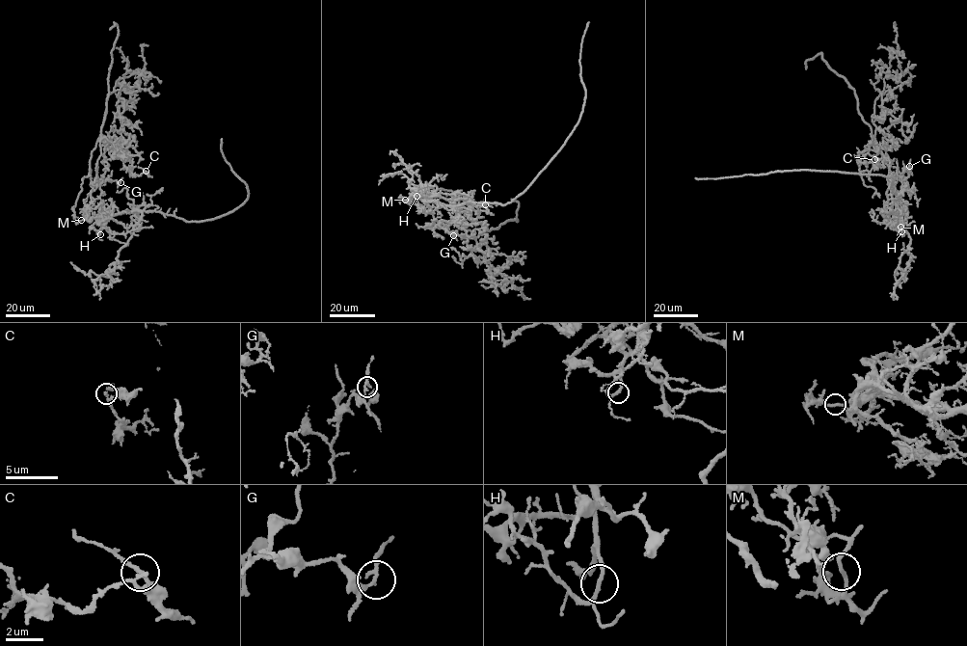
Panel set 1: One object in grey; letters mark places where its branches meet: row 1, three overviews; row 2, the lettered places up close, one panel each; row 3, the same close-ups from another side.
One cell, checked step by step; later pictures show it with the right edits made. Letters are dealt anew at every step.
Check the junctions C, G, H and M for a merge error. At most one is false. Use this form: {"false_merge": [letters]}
{"false_merge": ["M"]}

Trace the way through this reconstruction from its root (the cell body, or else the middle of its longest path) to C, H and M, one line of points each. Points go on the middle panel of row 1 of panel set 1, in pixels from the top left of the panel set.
C: (437, 201), (398, 200), (417, 201), (437, 221), (458, 221), (460, 195), (471, 198), (470, 206), (485, 204)
H: (437, 201), (426, 201), (416, 196)
M: (437, 201), (423, 201), (415, 197), (405, 200)

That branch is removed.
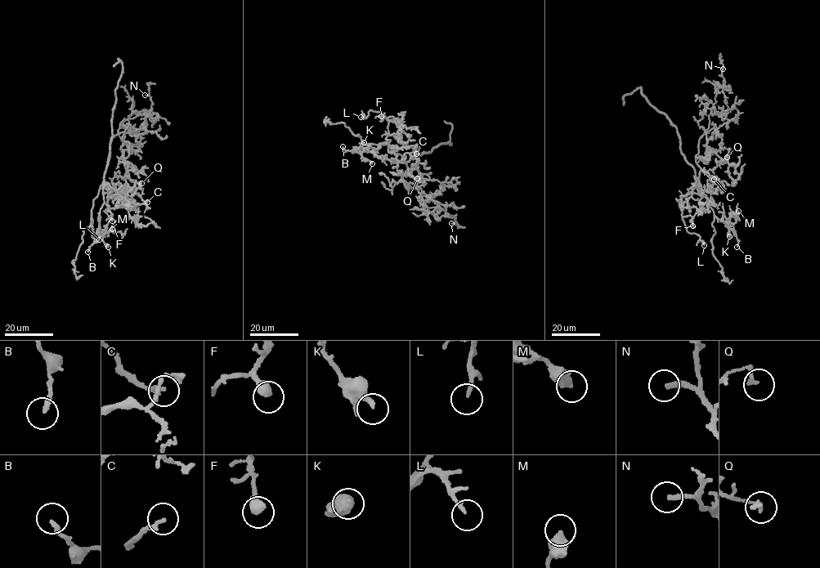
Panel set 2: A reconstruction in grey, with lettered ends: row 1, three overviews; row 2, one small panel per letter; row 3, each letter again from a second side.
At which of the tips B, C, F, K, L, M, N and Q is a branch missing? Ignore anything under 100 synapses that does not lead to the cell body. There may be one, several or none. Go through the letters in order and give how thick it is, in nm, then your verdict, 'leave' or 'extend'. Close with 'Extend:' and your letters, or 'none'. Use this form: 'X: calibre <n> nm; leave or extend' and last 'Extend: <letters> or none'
B: calibre 200 nm; extend
C: calibre 180 nm; leave
F: calibre 460 nm; extend
K: calibre 240 nm; extend
L: calibre 170 nm; extend
M: calibre 550 nm; leave
N: calibre 200 nm; leave
Q: calibre 160 nm; leave
Extend: B, F, K, L

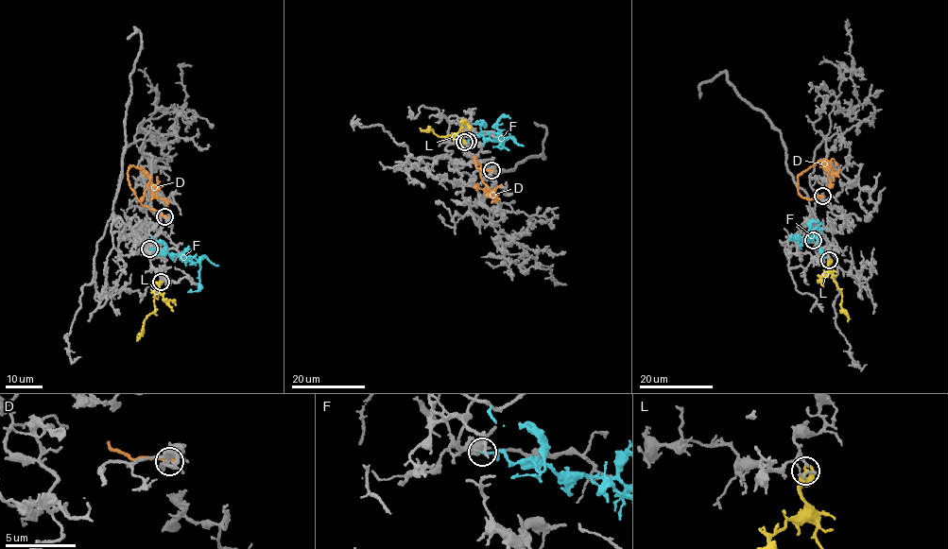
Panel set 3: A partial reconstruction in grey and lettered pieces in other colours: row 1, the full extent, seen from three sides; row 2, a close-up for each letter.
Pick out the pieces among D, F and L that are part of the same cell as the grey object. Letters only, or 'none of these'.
F

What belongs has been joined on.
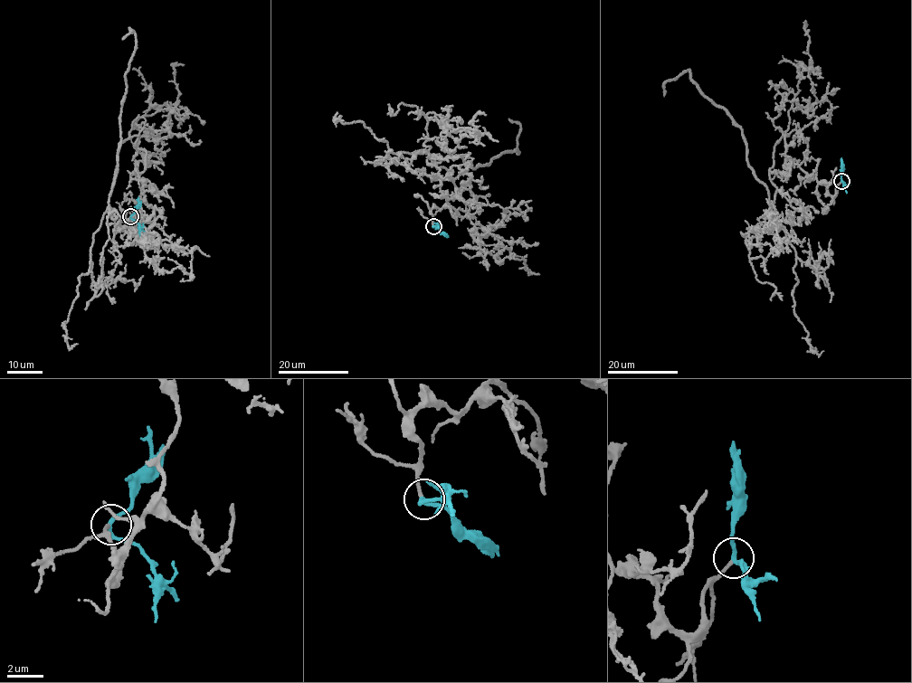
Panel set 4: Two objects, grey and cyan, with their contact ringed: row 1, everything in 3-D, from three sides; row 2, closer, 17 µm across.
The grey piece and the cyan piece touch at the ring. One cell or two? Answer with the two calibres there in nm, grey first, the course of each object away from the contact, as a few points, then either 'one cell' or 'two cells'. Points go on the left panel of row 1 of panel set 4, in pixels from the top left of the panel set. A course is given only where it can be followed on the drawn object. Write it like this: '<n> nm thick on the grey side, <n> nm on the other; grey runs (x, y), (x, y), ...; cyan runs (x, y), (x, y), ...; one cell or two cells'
180 nm thick on the grey side, 220 nm on the other; grey runs (130, 216), (146, 152), (135, 136), (118, 143), (116, 219), (108, 210), (137, 238), (192, 255), (180, 281); cyan runs (130, 216), (138, 224), (139, 236); one cell

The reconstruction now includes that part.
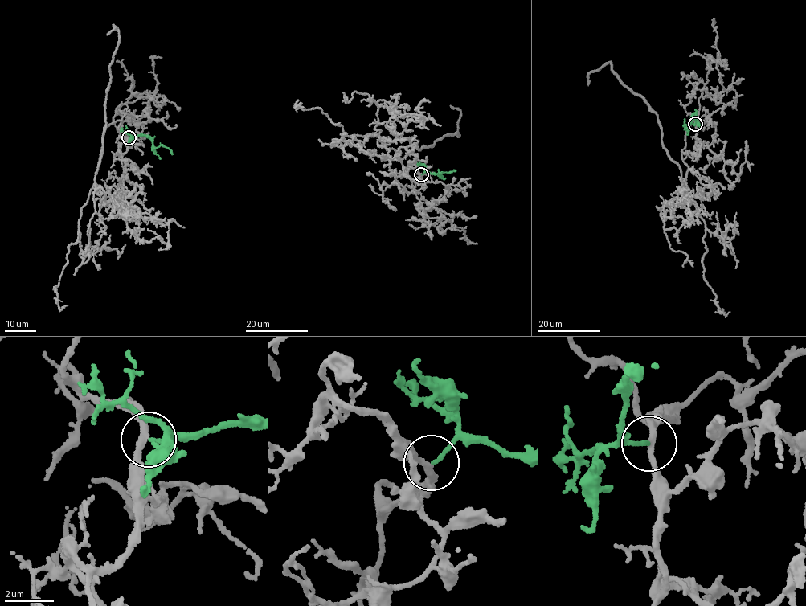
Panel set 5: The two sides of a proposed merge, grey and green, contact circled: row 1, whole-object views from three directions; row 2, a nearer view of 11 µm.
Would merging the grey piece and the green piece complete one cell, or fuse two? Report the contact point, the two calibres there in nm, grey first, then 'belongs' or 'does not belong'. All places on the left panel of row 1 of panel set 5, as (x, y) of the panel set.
place (128, 137); calibres 240 and 140 nm; belongs

